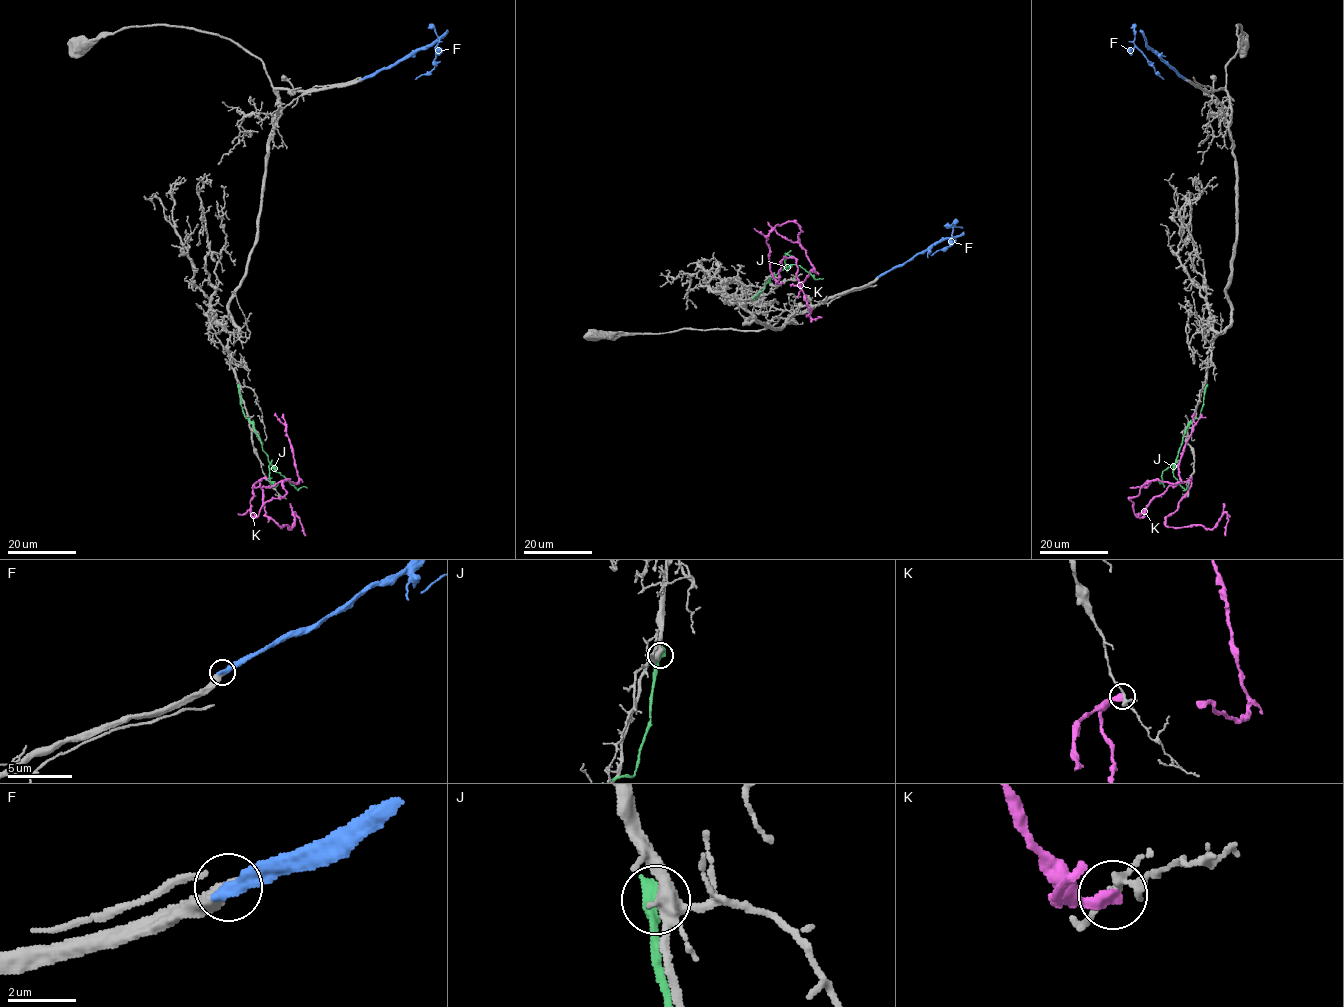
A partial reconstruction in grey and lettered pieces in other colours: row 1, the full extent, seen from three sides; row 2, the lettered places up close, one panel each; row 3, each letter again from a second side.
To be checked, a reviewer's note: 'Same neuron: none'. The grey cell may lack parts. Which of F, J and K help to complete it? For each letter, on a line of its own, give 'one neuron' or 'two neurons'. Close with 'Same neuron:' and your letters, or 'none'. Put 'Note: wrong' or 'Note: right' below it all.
F: one neuron
J: two neurons
K: two neurons
Same neuron: F
Note: wrong

